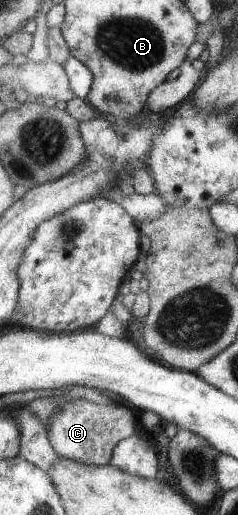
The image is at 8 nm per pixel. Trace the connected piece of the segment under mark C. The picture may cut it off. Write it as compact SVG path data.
M76 399L74 403L64 405L50 421L48 437L59 455L74 459L86 465L108 465L116 446L123 439L136 433L136 417L128 407L110 402L108 405Z

